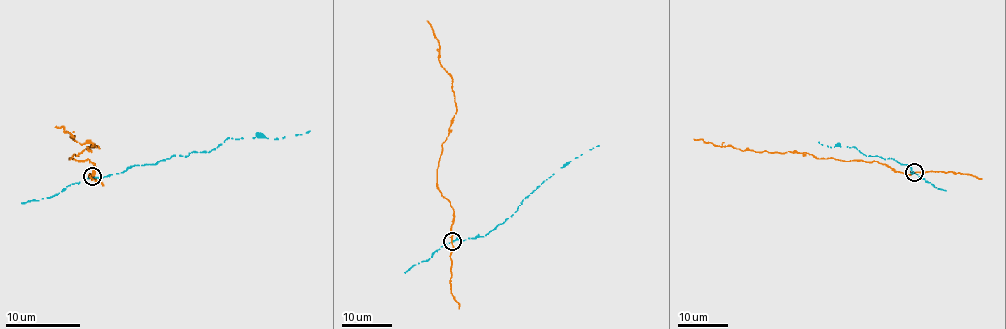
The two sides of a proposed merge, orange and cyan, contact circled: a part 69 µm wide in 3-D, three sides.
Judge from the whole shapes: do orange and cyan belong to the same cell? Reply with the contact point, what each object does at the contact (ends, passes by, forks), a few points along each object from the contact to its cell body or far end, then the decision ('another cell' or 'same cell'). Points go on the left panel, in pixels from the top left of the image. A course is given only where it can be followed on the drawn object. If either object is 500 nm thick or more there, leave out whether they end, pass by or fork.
place (92, 176); orange forks; cyan passes by; course orange (93, 176), (94, 165), (89, 159), (70, 159), (94, 144), (98, 148), (74, 140), (55, 125); course cyan (93, 178), (124, 172), (143, 165), (156, 165), (172, 155), (210, 151), (226, 138), (282, 138), (310, 131); another cell

